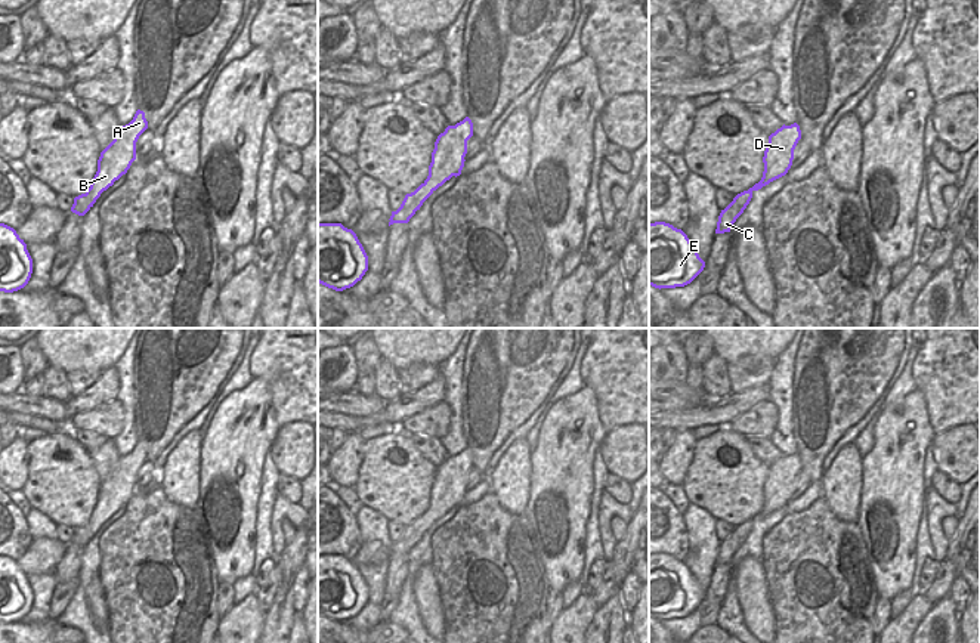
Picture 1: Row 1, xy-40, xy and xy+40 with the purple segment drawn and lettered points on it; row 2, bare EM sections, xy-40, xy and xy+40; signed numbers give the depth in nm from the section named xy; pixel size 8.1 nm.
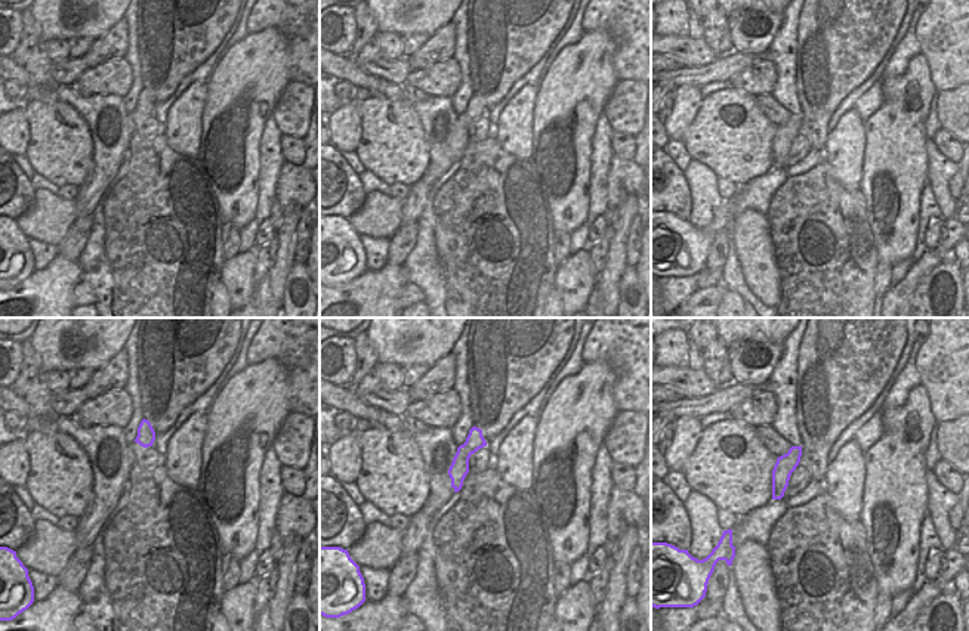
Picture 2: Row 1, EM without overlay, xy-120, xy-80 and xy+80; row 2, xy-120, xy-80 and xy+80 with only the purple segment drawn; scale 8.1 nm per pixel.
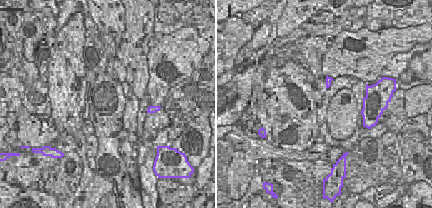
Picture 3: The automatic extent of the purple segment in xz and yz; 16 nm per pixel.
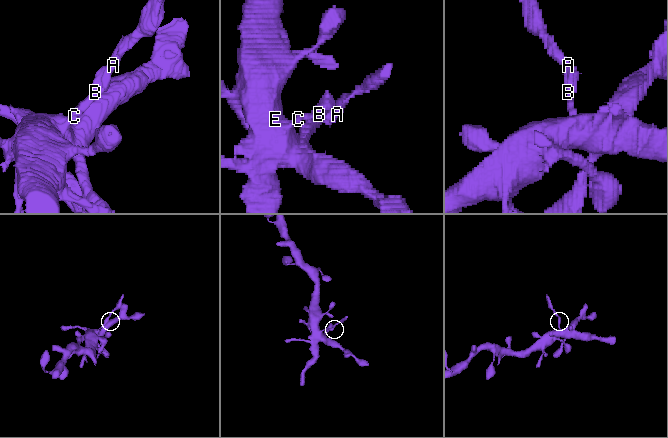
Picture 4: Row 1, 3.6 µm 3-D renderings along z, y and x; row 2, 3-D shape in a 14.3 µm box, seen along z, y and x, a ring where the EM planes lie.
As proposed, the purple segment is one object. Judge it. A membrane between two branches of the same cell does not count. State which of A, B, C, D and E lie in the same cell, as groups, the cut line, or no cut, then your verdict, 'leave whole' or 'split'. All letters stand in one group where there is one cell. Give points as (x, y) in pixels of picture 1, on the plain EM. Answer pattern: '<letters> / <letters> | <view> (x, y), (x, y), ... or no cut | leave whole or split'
A B D / C E | xy (414, 522), (423, 529), (422, 535) | split

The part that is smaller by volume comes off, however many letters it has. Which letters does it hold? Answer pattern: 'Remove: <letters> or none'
Remove: A, B, D

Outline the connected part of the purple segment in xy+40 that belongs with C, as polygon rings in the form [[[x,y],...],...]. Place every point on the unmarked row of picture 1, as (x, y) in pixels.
[[[746,522],[738,525],[733,532],[724,541],[721,541],[715,565],[730,563],[733,554],[743,544],[751,529],[752,525],[748,525]]]

